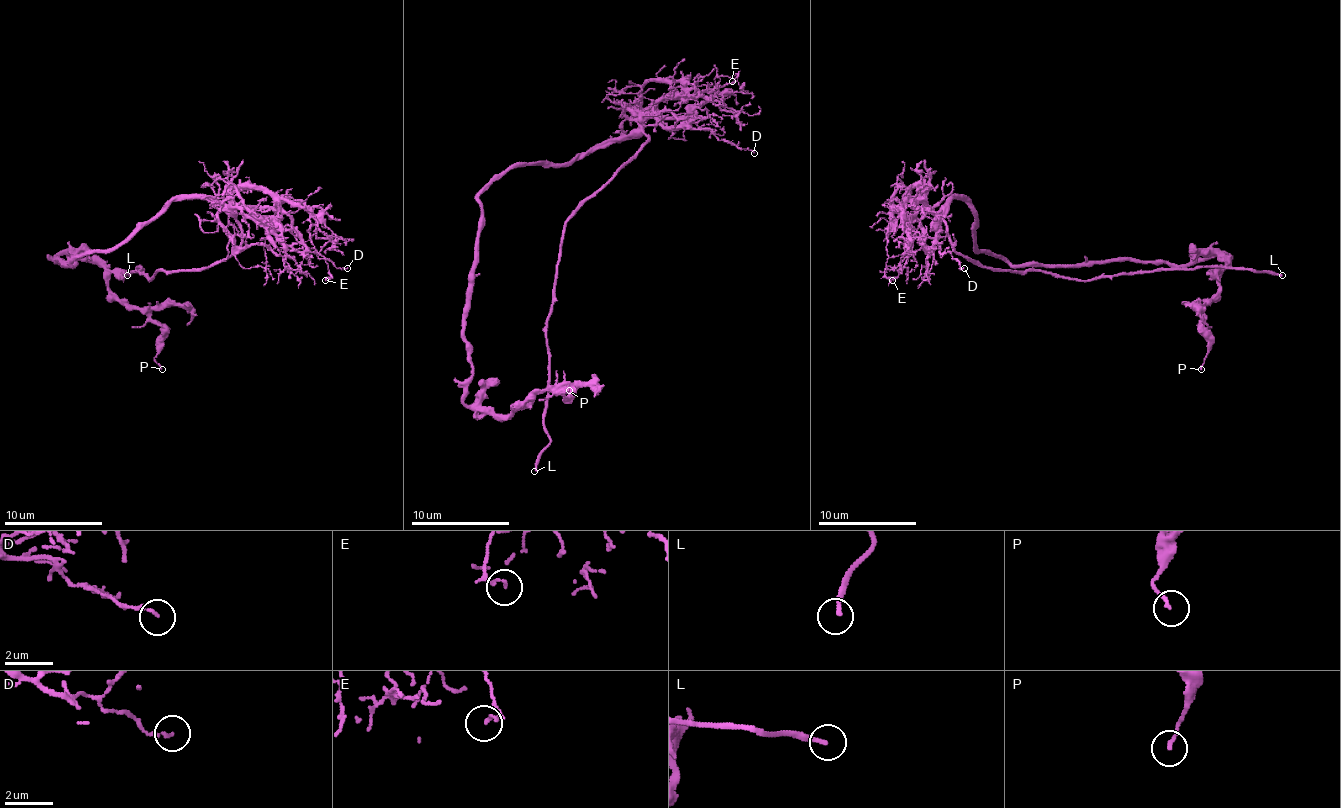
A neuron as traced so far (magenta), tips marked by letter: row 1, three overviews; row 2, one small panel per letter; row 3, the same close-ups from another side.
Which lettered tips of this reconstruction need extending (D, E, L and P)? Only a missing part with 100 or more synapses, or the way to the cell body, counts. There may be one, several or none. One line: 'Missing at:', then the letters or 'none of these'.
Missing at: L

